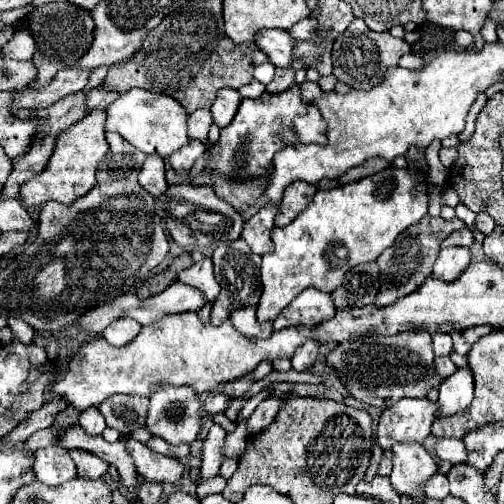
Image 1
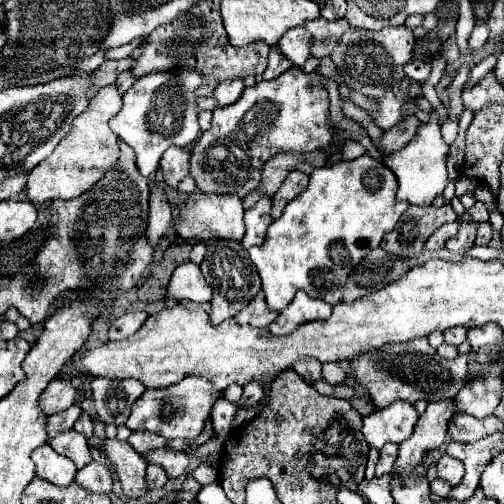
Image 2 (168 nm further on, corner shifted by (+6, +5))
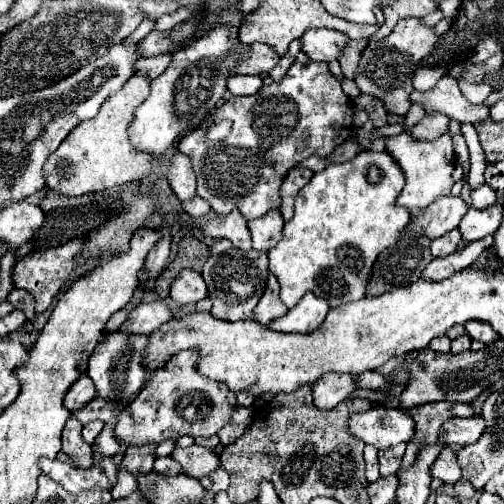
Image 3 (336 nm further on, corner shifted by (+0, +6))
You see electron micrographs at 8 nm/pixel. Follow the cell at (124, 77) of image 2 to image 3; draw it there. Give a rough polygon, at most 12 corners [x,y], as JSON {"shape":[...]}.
{"shape":[[170,55],[136,61],[134,71],[152,81],[168,67]]}

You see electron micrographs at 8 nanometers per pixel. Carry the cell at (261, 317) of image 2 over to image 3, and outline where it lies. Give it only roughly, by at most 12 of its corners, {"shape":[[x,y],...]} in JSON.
{"shape":[[268,275],[266,291],[254,309],[254,321],[266,327],[286,315],[278,281]]}

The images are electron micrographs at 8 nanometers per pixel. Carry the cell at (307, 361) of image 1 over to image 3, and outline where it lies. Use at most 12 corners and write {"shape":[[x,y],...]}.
{"shape":[[324,373],[312,385],[314,405],[332,409],[354,391],[354,375]]}

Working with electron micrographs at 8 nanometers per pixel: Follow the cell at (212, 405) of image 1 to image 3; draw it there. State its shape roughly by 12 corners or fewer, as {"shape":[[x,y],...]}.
{"shape":[[234,409],[218,431],[222,445],[234,441],[252,421],[252,409]]}

